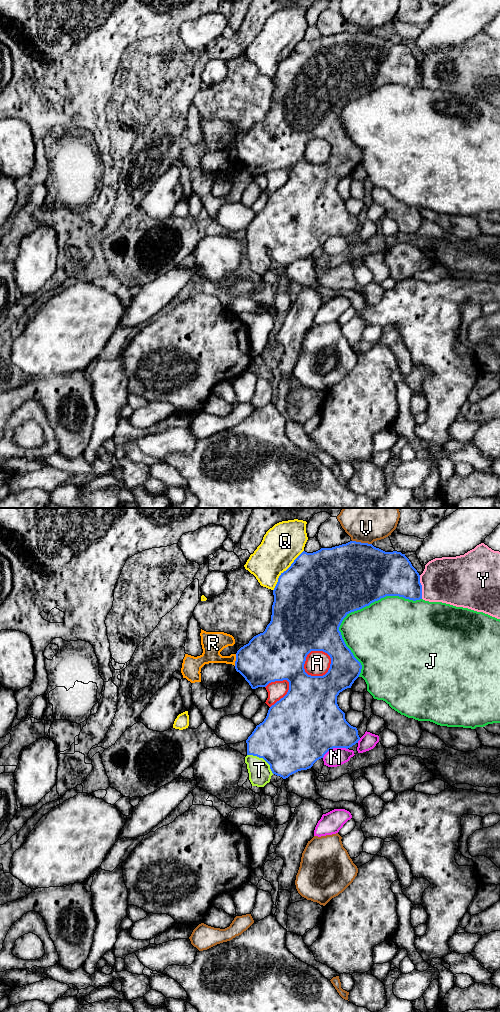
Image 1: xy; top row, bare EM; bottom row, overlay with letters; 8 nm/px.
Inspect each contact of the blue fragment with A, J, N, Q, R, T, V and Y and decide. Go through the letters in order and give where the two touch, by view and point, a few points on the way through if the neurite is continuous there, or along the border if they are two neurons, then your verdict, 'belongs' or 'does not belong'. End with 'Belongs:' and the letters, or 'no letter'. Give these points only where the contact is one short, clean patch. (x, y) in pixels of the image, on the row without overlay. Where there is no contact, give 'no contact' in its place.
A: meets blue in xy at (323, 163); does not belong
J: meets blue in xy at (353, 99); does not belong
N: meets blue in xy at (334, 235); does not belong
Q: meets blue in xy at (286, 58); does not belong
R: meets blue in xy at (236, 148); does not belong
T: meets blue in xy at (262, 245); runs through xy (288, 228), (262, 245), (259, 258); belongs
V: meets blue in xy at (362, 31); does not belong
Y: meets blue in xy at (421, 75); does not belong
Belongs: T

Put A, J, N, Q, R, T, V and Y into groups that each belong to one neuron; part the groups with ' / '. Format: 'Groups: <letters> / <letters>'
Groups: A / J / N / Q / R / T / V / Y

